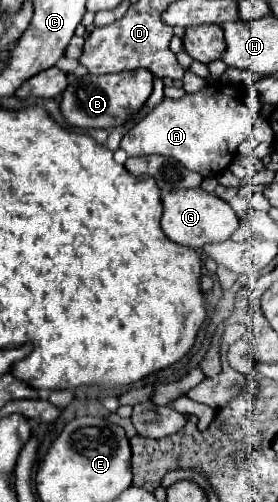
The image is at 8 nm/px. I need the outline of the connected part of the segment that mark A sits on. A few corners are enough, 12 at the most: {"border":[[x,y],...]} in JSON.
{"border":[[209,85],[163,99],[121,141],[219,175],[251,137],[257,95]]}

